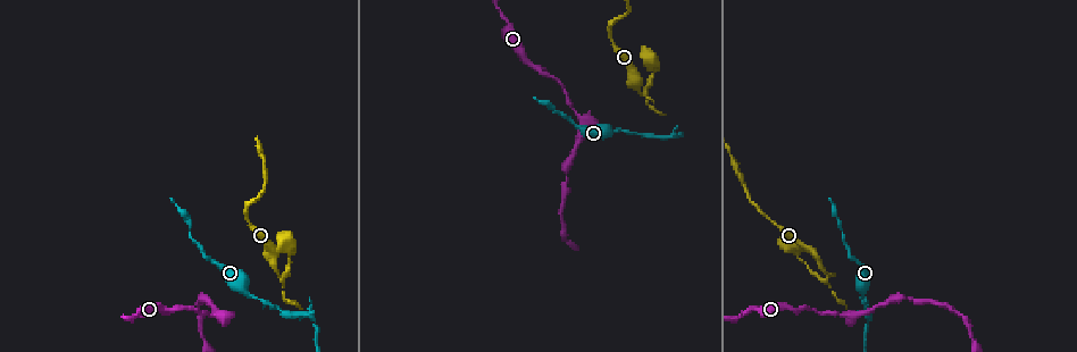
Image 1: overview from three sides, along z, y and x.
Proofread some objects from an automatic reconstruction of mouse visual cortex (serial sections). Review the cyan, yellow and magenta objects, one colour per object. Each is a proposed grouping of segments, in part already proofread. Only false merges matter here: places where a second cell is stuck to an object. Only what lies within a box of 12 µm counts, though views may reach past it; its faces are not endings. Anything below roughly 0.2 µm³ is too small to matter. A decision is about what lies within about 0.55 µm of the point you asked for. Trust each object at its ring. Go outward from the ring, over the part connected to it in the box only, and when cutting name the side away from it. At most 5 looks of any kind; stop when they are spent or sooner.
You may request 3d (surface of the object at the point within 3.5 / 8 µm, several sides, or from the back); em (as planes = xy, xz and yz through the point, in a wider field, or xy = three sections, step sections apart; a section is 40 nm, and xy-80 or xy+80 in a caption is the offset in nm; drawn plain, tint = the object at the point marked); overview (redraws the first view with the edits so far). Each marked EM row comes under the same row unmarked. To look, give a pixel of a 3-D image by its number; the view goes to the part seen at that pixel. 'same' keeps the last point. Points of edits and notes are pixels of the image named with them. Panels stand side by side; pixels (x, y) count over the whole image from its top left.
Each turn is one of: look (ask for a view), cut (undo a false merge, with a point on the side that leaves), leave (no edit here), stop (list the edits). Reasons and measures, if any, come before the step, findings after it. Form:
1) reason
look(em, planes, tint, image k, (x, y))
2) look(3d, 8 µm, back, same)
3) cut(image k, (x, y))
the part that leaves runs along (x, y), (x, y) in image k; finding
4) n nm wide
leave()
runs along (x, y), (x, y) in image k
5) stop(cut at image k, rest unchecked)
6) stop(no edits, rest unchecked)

sharp bend
look(3d, 8 µm, back, image 1, (820, 263))

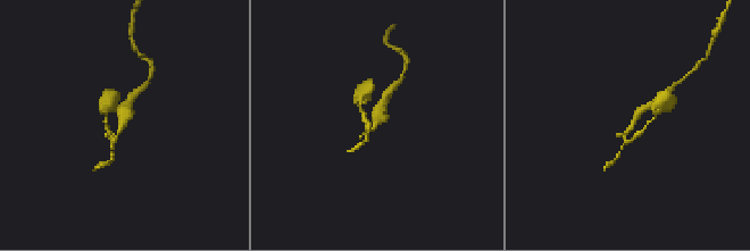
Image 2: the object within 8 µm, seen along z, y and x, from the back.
look(em, xy, step 1, tint, image 2, (376, 122))

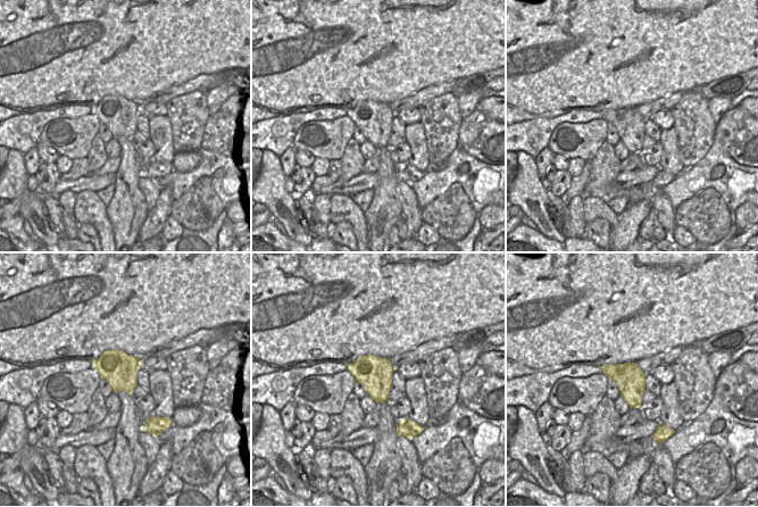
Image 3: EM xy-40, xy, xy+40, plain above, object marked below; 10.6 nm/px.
leave()
runs along (128, 101), (119, 133), (113, 141), (110, 135) in image 2; one cell here

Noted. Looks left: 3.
thin neck
look(3d, 3.5 µm, image 1, (678, 136))

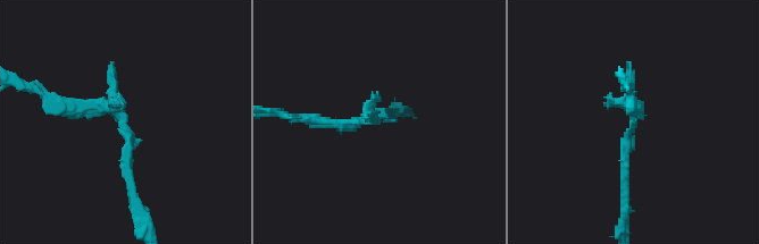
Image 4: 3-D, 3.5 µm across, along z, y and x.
need the tissue
look(em, xy, step 3, tint, image 4, (631, 126))

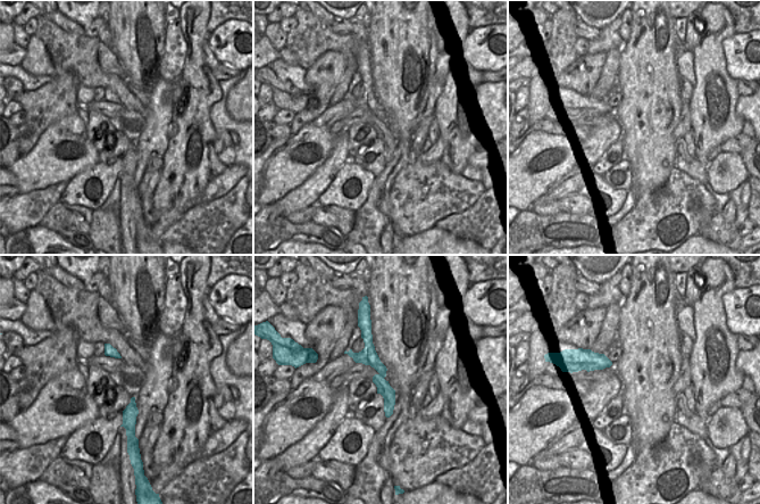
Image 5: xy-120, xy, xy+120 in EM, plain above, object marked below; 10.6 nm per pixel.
150 nm wide
leave()
runs along (60, 108), (123, 115), (136, 198) in image 4; all the same cell

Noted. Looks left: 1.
stop(no edits, rest unchecked)

